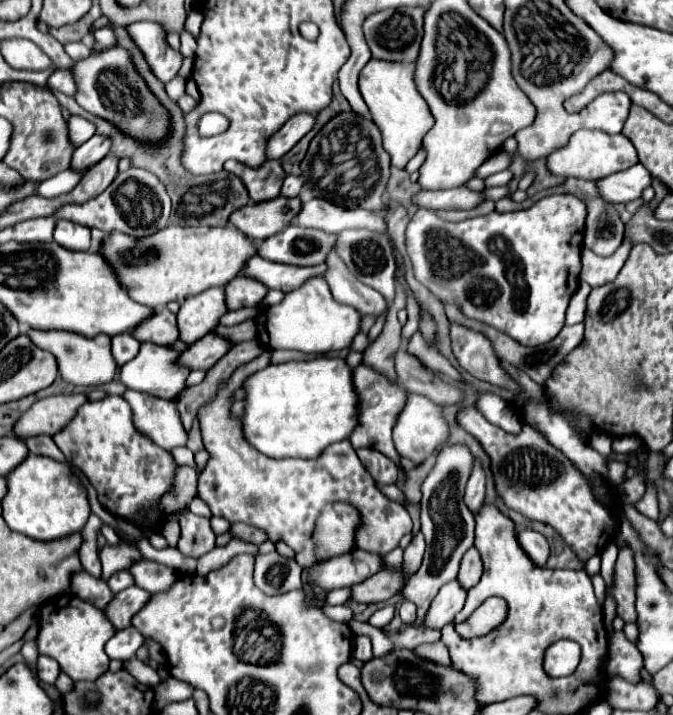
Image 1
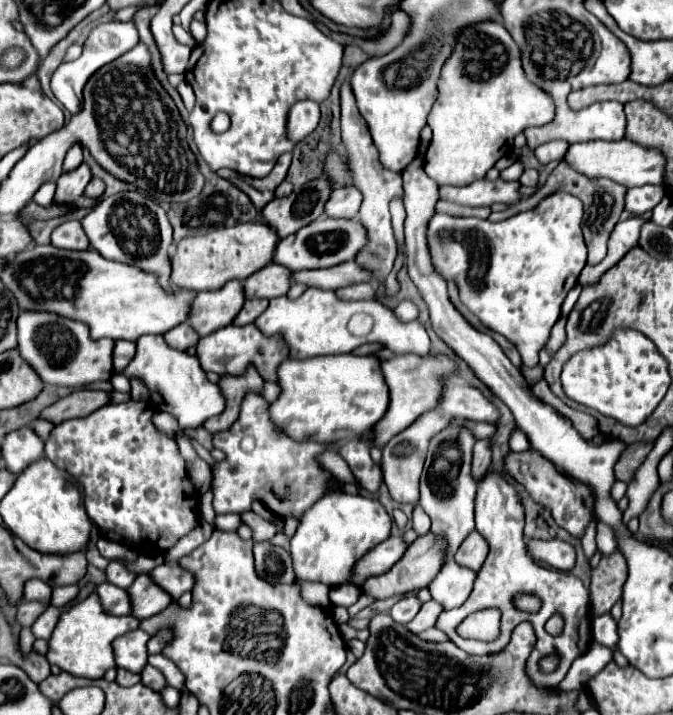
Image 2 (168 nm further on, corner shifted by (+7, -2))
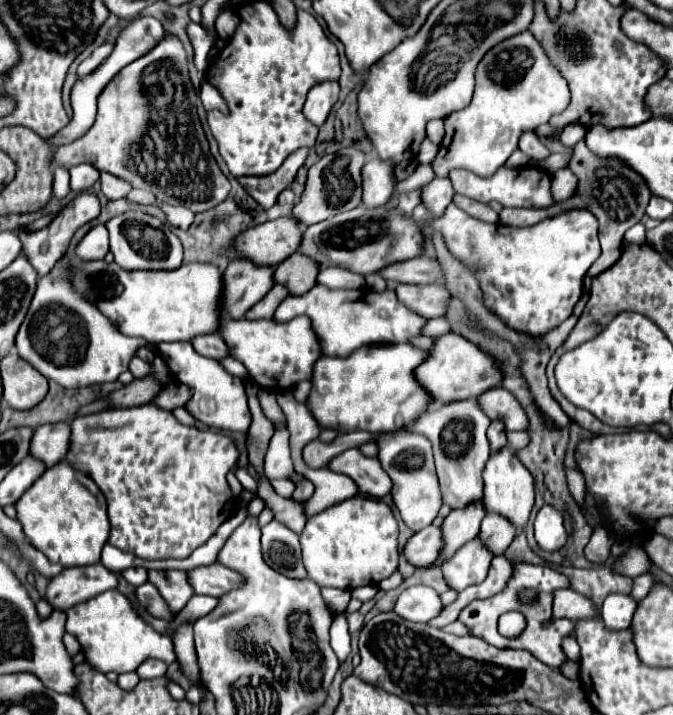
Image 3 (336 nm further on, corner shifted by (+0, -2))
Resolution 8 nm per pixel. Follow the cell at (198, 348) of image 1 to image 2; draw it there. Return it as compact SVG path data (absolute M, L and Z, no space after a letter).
M226 325L220 327L218 331L212 331L210 335L202 337L200 343L196 345L196 355L202 363L204 371L212 371L218 375L244 375L248 367L254 367L266 381L276 383L278 381L278 367L284 359L288 359L288 345L282 339L282 335L264 335L256 325Z

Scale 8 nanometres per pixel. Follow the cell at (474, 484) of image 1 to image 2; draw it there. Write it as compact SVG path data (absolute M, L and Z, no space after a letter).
M480 439L474 445L474 459L472 459L472 471L474 471L474 479L482 479L482 475L488 471L490 467L490 439Z

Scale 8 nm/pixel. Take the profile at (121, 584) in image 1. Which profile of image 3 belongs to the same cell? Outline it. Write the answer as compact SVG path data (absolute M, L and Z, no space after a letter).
M135 567L135 569L125 569L125 571L121 571L121 577L129 583L129 585L141 585L141 583L145 583L147 581L147 569L143 569L143 567Z

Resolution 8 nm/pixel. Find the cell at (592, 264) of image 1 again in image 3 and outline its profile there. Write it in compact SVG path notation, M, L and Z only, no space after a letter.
M641 223L633 225L623 237L625 245L635 245L635 243L643 243L643 241L645 241L645 227Z

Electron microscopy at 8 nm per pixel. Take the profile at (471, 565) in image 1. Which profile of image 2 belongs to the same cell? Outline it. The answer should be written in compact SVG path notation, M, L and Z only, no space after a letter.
M472 531L462 541L462 545L458 547L458 551L454 555L454 559L458 559L458 563L462 563L464 567L470 567L474 571L478 571L482 567L486 557L488 557L488 543L478 531Z

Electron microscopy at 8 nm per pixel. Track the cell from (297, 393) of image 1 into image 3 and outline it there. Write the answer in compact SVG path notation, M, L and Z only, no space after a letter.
M409 343L361 347L345 359L321 357L317 365L313 365L311 393L305 405L319 427L337 433L381 433L407 427L429 405L429 395L413 379L413 369L423 363L425 357L427 351L415 349Z

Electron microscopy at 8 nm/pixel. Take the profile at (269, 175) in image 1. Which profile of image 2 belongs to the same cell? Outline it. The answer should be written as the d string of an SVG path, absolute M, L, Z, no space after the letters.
M284 153L278 159L278 163L274 165L272 173L268 177L262 177L262 179L238 175L236 171L230 171L230 169L220 169L218 175L224 177L224 179L228 179L230 183L234 183L238 189L242 189L252 199L254 207L260 211L260 209L264 209L266 203L270 203L274 199L274 189L286 179L290 161L292 161L292 153Z

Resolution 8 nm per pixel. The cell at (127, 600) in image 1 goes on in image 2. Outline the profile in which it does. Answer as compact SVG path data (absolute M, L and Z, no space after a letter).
M140 573L128 591L134 599L134 617L138 619L154 617L172 603L172 597L152 581L150 573Z

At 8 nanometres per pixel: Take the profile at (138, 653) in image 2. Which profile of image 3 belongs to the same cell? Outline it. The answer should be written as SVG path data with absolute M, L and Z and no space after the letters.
M145 659L145 663L141 663L137 667L137 675L141 679L155 679L155 677L163 677L167 671L167 665L157 661L157 659Z

